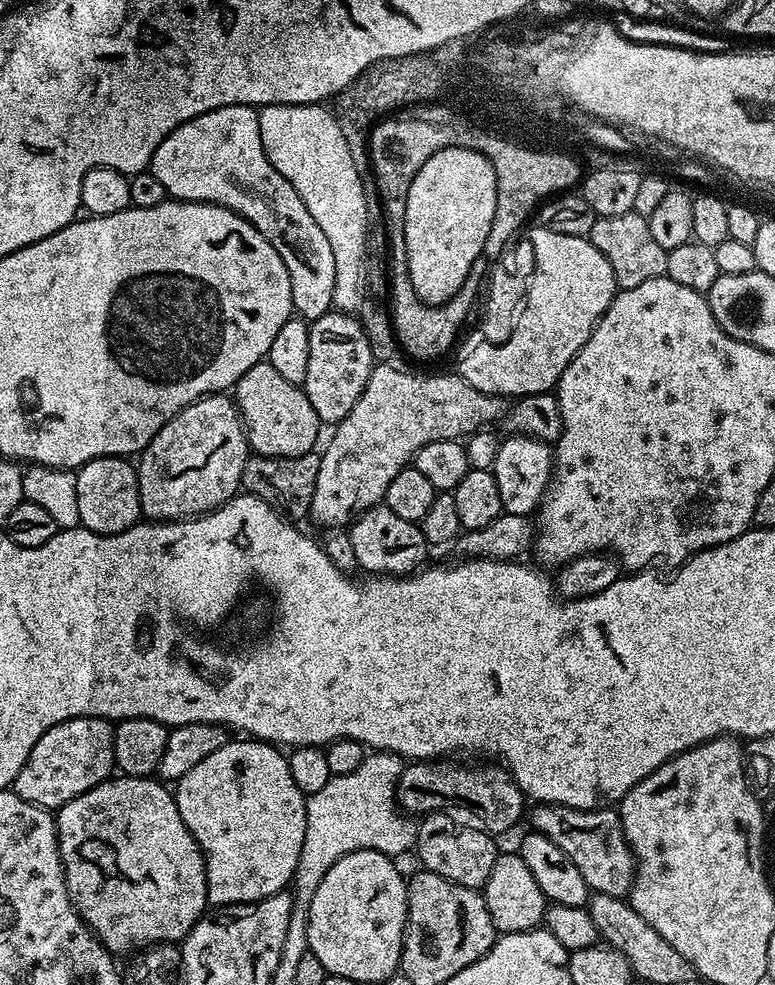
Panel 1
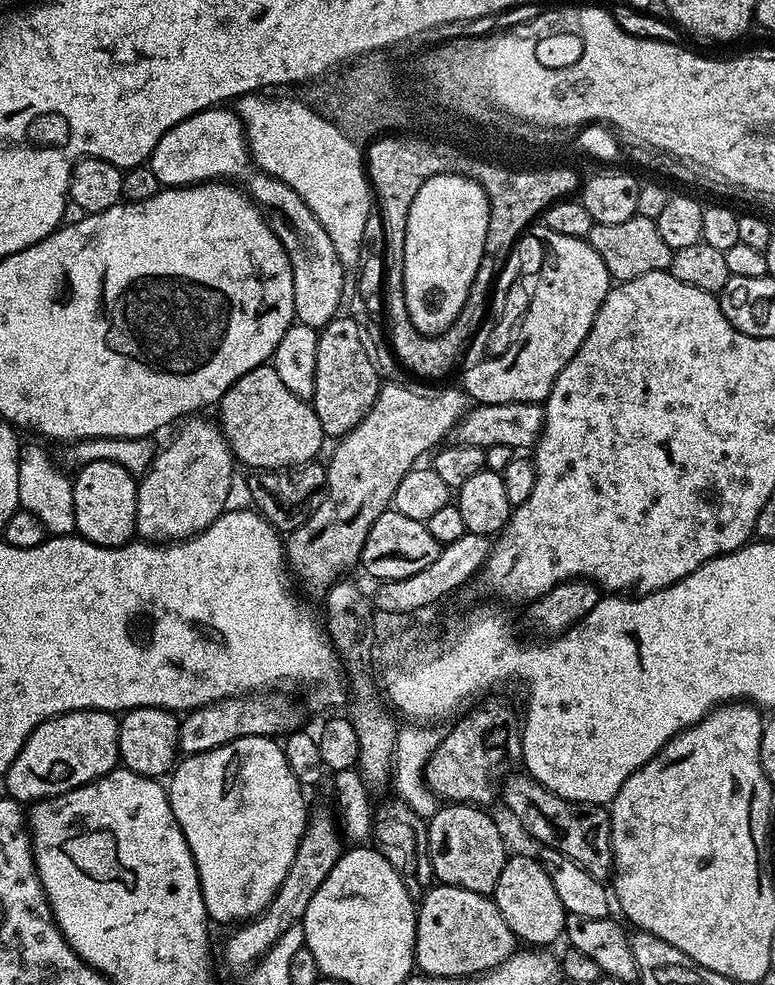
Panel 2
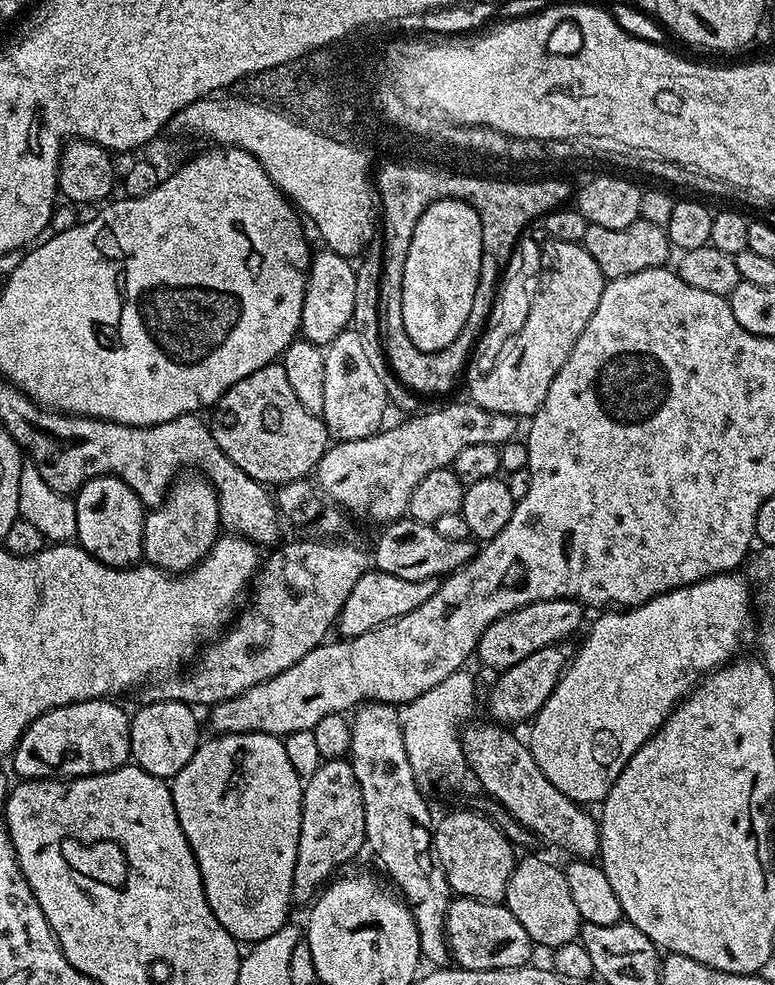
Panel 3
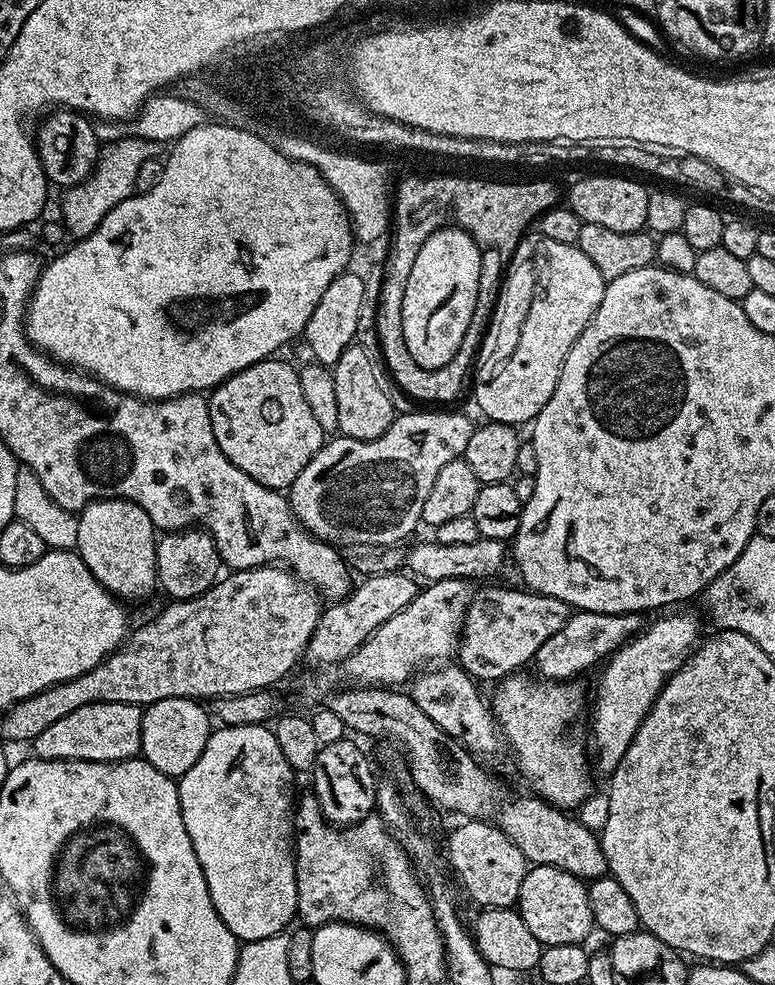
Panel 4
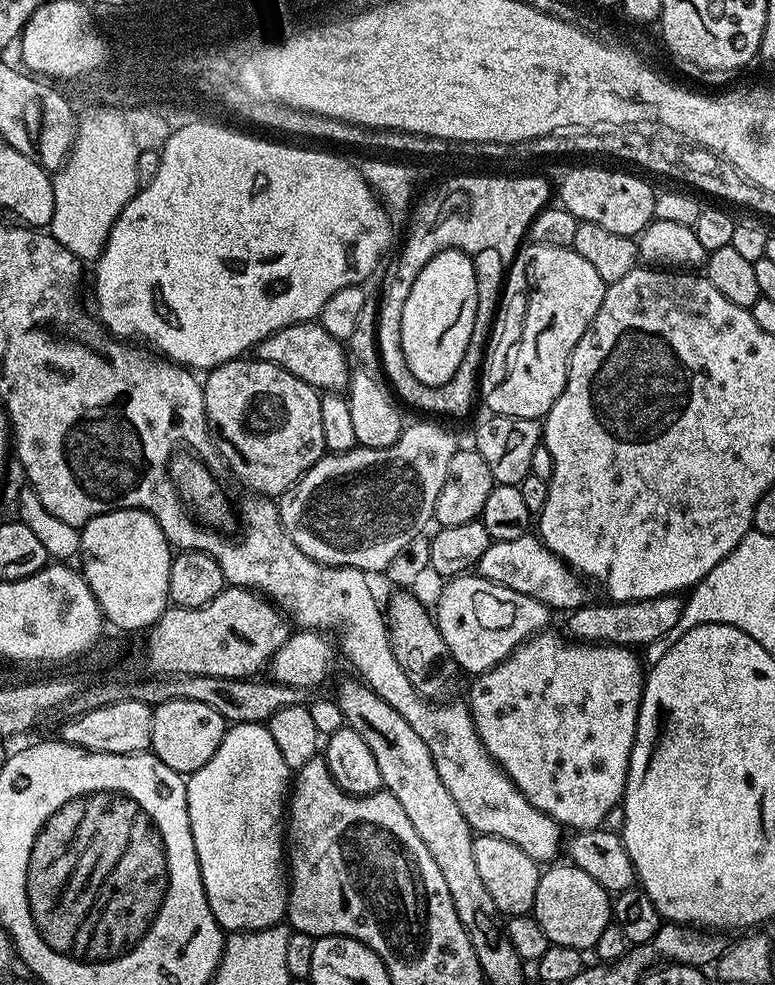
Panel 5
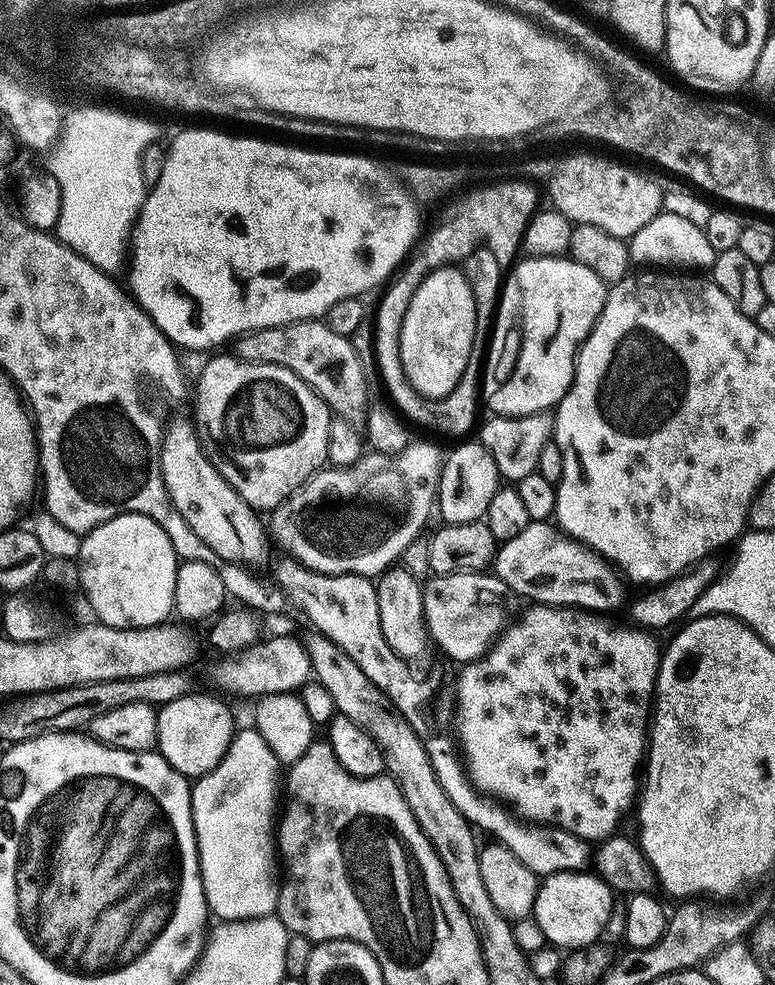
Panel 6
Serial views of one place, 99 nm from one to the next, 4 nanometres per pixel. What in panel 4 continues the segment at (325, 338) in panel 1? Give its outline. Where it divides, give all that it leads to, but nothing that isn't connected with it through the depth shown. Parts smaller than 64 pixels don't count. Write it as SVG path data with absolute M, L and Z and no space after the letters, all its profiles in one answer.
M357 344L348 347L332 369L334 394L338 405L339 433L358 441L372 441L381 437L393 424L396 411L390 398L379 387L380 380L375 377L371 361L367 360L362 348Z

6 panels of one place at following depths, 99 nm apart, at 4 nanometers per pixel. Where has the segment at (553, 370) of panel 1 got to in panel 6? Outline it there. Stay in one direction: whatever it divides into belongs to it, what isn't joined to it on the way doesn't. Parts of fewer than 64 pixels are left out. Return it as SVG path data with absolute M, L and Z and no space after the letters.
M529 256L515 265L514 283L520 292L520 348L514 353L516 365L512 373L493 390L487 393L486 408L497 416L529 416L535 412L548 412L555 409L572 385L576 373L576 353L584 339L592 333L596 320L602 314L608 297L608 288L594 270L582 266L582 262L564 256L538 258Z

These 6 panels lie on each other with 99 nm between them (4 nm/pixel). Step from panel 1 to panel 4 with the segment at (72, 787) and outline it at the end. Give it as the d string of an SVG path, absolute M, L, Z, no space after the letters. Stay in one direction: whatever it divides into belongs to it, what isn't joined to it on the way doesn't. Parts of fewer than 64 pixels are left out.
M106 702L101 704L87 704L78 706L78 710L70 710L66 718L58 718L51 726L46 726L38 738L31 741L35 759L38 760L81 760L82 762L106 762L117 764L120 760L130 760L140 756L140 743L142 742L142 718L144 708L139 704L126 702Z

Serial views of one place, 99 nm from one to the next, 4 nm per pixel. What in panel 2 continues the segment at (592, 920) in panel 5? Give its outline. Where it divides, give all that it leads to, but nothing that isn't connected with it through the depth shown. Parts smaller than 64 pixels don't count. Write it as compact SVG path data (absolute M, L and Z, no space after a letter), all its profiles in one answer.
M509 855L508 861L502 866L502 874L498 877L498 886L494 899L502 918L506 918L506 926L516 935L517 941L528 946L552 946L556 939L564 936L566 913L550 876L535 855Z

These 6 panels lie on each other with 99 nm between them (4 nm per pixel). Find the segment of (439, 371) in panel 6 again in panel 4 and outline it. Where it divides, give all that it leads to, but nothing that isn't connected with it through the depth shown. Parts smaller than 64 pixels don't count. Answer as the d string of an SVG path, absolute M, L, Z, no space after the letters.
M449 226L439 228L426 242L426 246L418 250L415 262L407 265L410 278L404 281L404 296L400 299L400 322L402 334L406 338L406 350L410 350L410 358L414 358L418 366L429 370L441 368L451 362L454 354L458 354L478 298L481 259L482 249L472 235L463 228Z

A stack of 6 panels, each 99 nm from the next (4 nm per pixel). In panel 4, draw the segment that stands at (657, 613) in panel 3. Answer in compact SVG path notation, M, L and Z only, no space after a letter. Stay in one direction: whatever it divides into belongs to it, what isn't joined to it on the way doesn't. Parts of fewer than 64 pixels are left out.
M680 612L677 616L664 616L647 625L639 636L633 636L627 644L621 646L608 657L603 665L604 673L596 684L596 756L594 752L594 764L610 774L622 762L628 747L632 745L634 734L638 726L646 718L646 714L652 709L652 704L658 698L658 694L664 688L664 683L675 674L684 664L684 660L696 647L701 639L700 624L692 616Z

